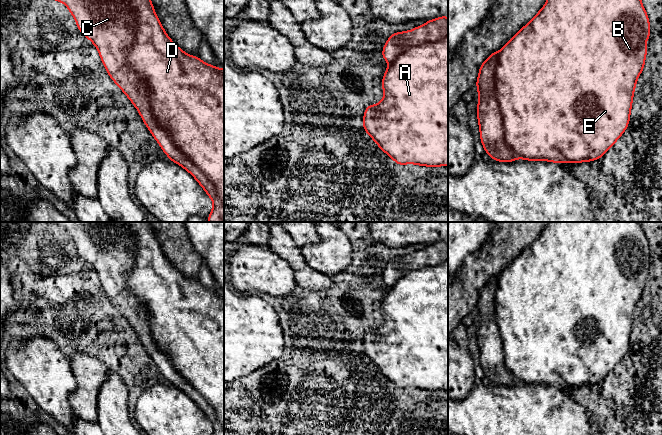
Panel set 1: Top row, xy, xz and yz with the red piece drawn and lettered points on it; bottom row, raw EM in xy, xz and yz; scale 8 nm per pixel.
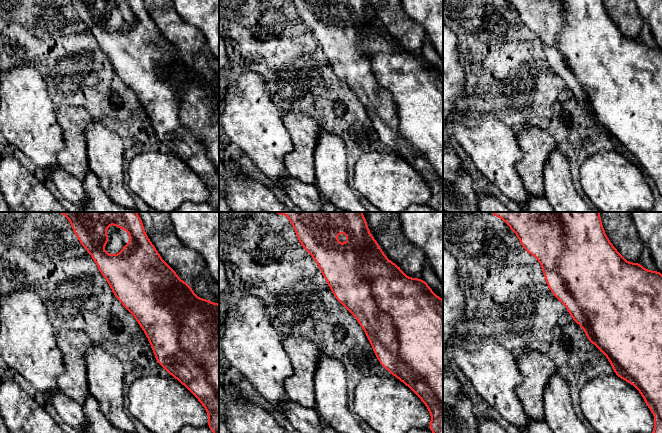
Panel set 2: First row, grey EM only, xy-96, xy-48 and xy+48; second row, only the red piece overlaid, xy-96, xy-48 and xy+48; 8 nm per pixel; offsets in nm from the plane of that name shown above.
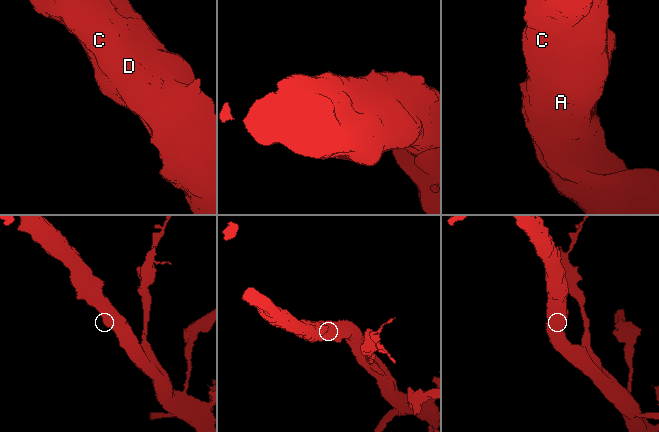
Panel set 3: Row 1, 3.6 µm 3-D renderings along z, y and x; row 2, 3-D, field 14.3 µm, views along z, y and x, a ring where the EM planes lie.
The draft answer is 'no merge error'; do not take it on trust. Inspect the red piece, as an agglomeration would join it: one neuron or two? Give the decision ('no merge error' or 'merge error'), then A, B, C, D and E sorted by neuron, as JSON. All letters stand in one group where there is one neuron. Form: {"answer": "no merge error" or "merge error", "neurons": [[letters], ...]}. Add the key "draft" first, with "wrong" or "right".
{"draft": "wrong", "answer": "merge error", "neurons": [["A", "B", "D", "E"], ["C"]]}

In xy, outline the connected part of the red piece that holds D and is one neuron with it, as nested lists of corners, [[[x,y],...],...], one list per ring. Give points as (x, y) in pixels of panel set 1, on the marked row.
[[[126,0],[130,4],[130,9],[134,12],[135,21],[135,37],[129,49],[126,51],[126,61],[135,71],[139,78],[146,83],[149,90],[149,102],[151,105],[151,112],[160,125],[165,128],[179,150],[185,154],[212,182],[216,190],[219,201],[224,206],[224,69],[217,68],[213,65],[203,62],[198,56],[192,56],[180,49],[167,35],[163,29],[162,24],[155,13],[151,0]]]

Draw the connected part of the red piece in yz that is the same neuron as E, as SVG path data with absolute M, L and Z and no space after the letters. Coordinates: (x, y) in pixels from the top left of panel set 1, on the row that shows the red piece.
M547 0L531 21L498 52L495 95L502 115L505 142L517 158L561 164L589 162L603 157L629 126L636 82L644 69L647 55L647 38L651 38L650 23L641 0Z

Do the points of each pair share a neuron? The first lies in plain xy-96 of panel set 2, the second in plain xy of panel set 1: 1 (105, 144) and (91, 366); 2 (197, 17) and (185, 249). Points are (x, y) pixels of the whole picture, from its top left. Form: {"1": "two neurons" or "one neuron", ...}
{"1": "two neurons", "2": "two neurons"}

